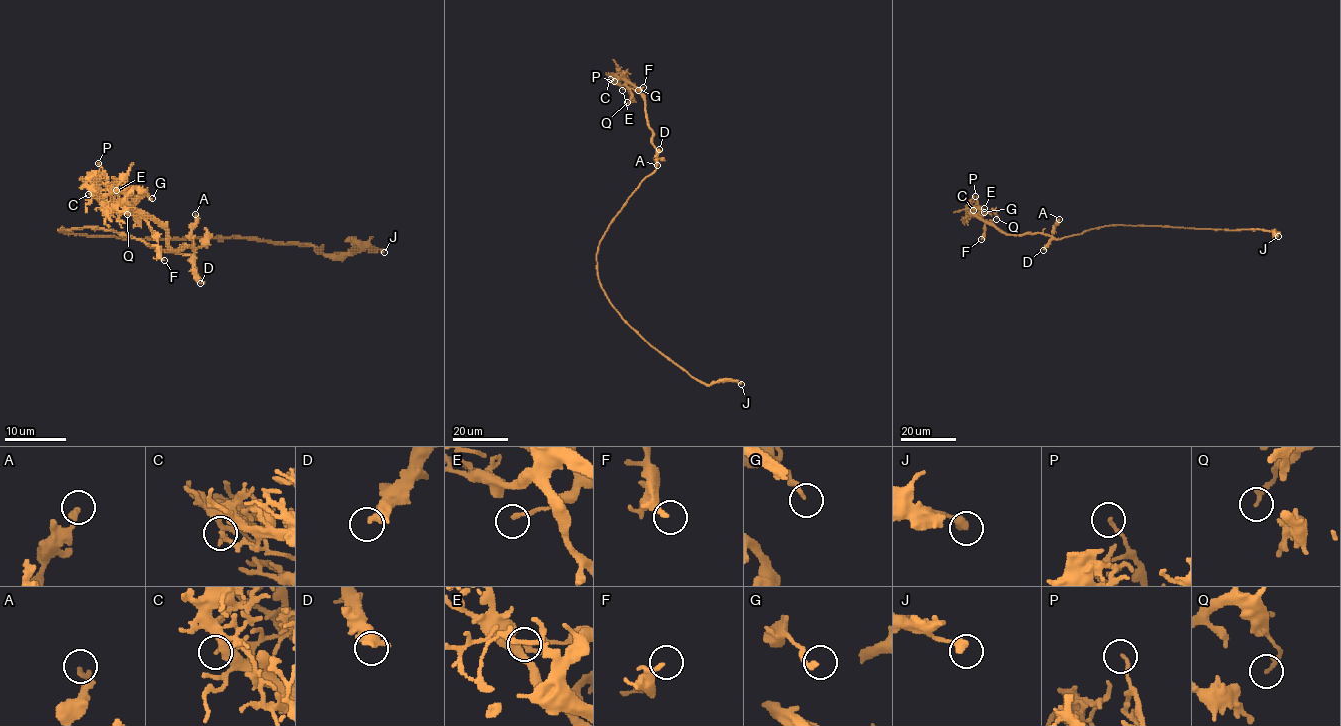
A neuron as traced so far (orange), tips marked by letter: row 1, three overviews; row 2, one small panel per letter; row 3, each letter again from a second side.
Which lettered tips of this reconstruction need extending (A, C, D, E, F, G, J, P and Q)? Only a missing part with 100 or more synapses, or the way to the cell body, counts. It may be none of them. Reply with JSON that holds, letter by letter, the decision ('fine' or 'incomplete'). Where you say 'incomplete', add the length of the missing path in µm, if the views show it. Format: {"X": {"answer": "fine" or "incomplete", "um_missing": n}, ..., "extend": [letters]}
{"A": {"answer": "fine"}, "C": {"answer": "fine"}, "D": {"answer": "fine"}, "E": {"answer": "fine"}, "F": {"answer": "fine"}, "G": {"answer": "fine"}, "J": {"answer": "fine"}, "P": {"answer": "fine"}, "Q": {"answer": "fine"}, "extend": []}

